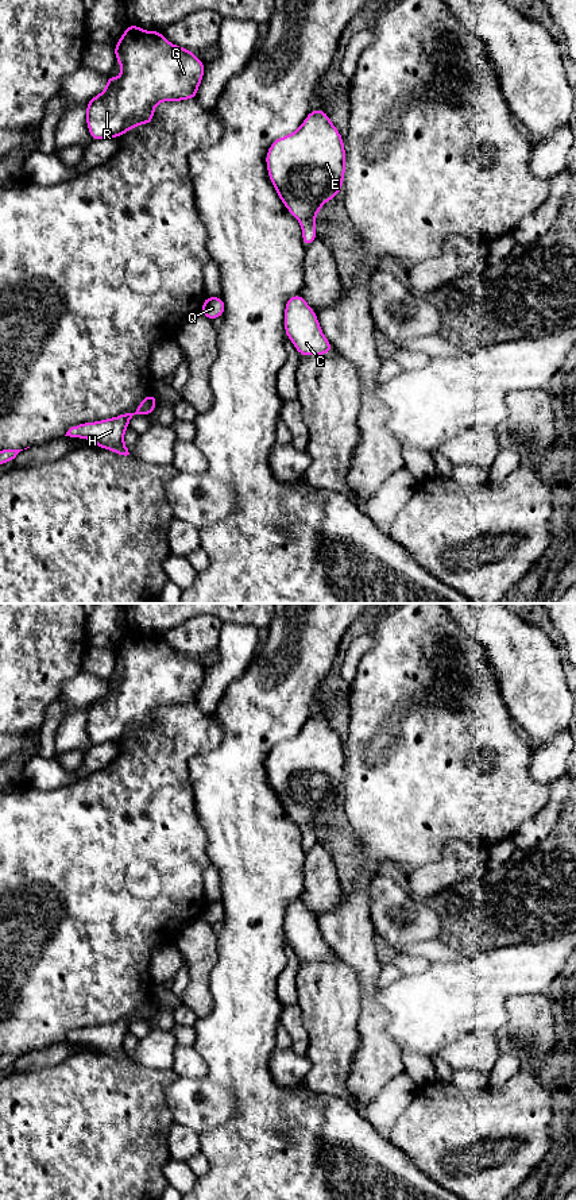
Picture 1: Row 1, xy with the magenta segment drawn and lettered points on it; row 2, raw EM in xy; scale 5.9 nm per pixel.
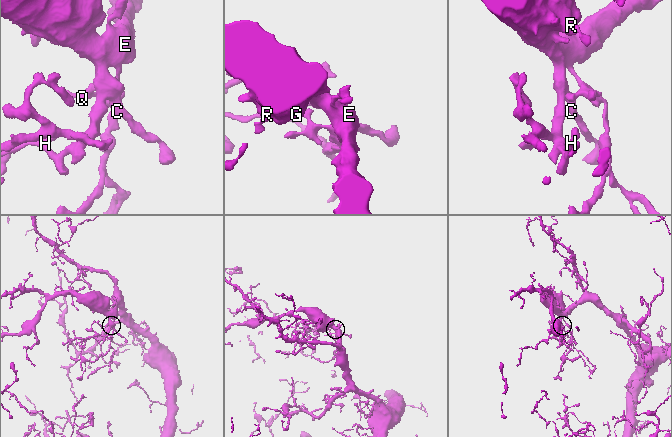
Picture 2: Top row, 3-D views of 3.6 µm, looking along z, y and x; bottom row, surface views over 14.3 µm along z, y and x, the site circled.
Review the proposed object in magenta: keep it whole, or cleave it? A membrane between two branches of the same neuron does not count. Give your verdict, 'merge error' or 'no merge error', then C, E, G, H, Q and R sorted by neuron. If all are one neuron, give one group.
no merge error; groups C E G H Q R

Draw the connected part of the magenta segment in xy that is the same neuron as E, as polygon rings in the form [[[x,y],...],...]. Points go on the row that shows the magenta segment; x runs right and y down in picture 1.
[[[314,108],[297,131],[271,143],[266,154],[266,165],[270,181],[281,201],[301,224],[304,246],[310,246],[317,238],[314,217],[324,202],[329,202],[341,193],[345,148],[339,130],[326,112]]]

